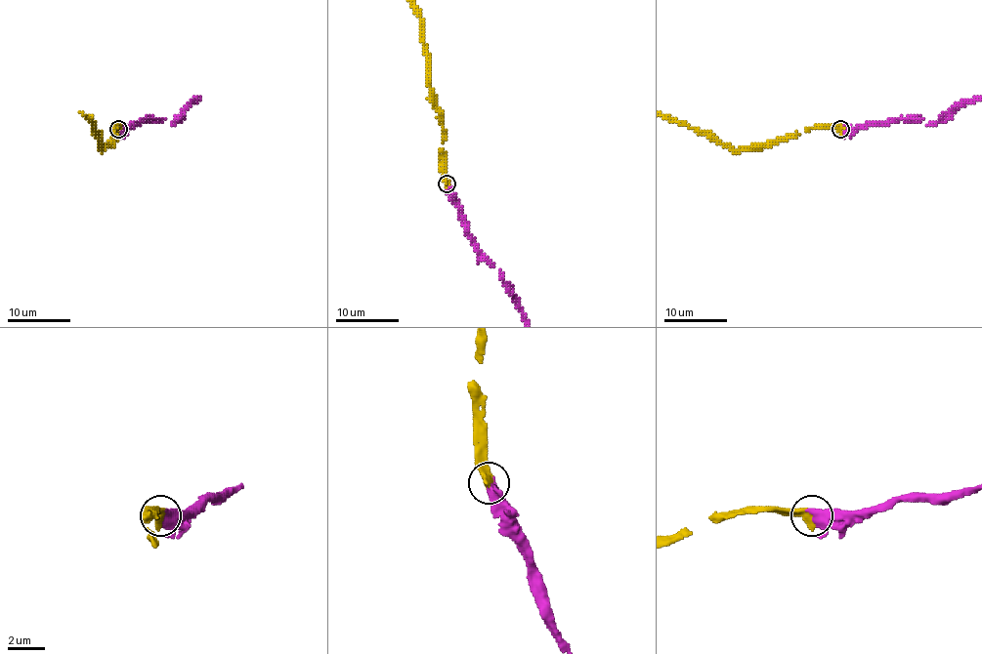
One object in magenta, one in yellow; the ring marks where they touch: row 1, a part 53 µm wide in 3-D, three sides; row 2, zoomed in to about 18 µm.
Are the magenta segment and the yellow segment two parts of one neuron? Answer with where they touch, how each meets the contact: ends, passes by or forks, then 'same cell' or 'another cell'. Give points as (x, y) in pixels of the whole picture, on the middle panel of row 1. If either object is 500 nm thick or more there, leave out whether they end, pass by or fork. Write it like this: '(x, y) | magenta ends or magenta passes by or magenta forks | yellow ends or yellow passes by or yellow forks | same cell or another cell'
(447, 183) | same cell

